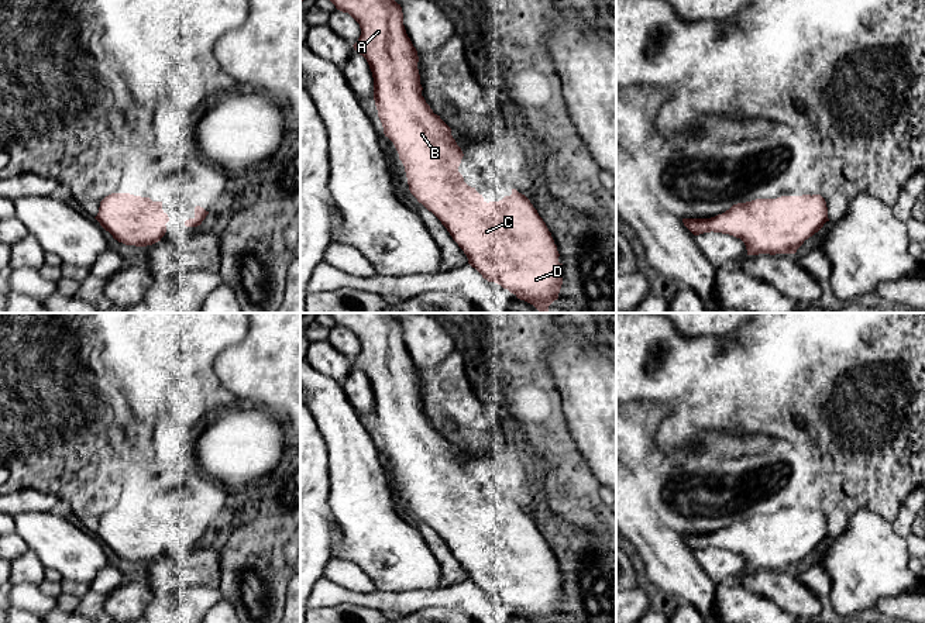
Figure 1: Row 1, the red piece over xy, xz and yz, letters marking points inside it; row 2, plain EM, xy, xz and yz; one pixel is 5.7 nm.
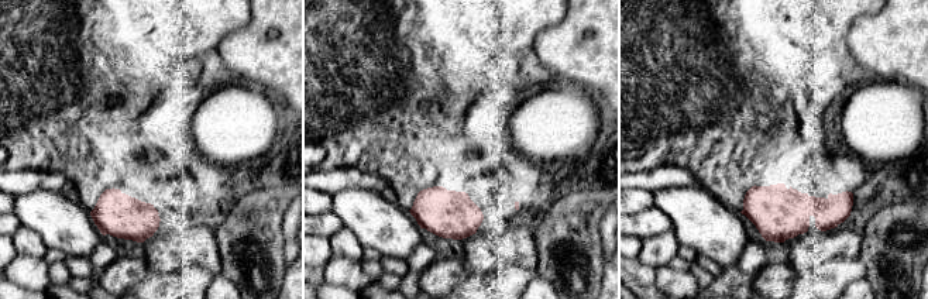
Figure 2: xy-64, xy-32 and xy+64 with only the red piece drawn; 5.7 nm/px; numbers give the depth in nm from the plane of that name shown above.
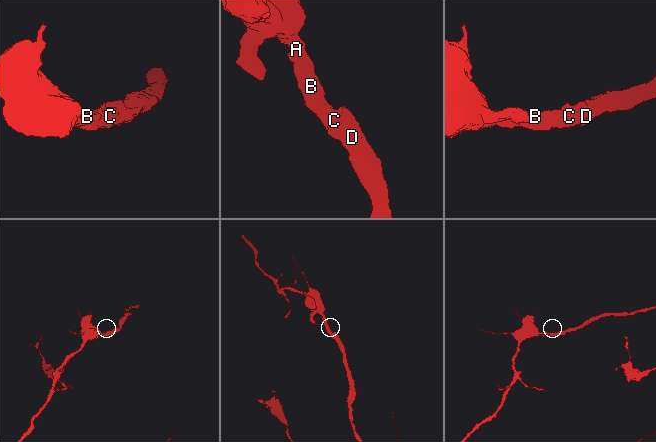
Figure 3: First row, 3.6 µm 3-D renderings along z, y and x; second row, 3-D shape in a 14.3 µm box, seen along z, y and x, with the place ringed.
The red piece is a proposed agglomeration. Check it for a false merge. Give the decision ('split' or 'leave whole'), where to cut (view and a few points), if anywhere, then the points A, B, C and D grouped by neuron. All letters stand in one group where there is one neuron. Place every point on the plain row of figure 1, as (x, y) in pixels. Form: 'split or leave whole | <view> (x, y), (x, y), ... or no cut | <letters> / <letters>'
leave whole | no cut | A B C D

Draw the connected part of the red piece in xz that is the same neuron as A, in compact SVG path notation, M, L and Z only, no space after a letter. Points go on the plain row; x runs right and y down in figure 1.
M316 313L330 316L348 328L361 344L353 361L362 371L374 393L378 433L402 476L410 509L431 527L464 567L468 579L484 595L508 605L534 623L549 623L558 615L563 579L551 548L530 516L512 505L510 512L486 519L475 503L464 498L458 482L464 472L451 444L434 430L422 412L417 366L406 350L400 320L392 313Z

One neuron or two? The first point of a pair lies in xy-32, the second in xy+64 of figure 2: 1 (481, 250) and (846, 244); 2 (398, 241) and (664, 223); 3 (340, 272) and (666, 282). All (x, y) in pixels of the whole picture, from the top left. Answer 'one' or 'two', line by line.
1: one
2: two
3: one

